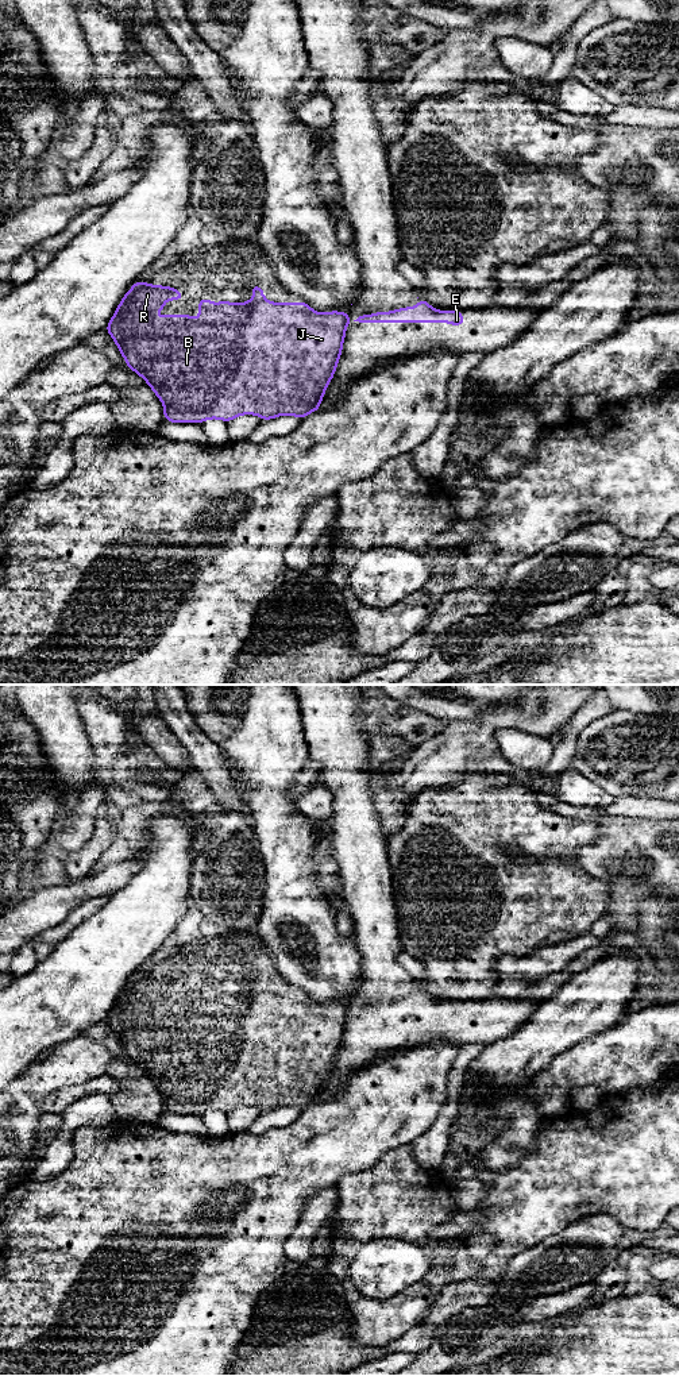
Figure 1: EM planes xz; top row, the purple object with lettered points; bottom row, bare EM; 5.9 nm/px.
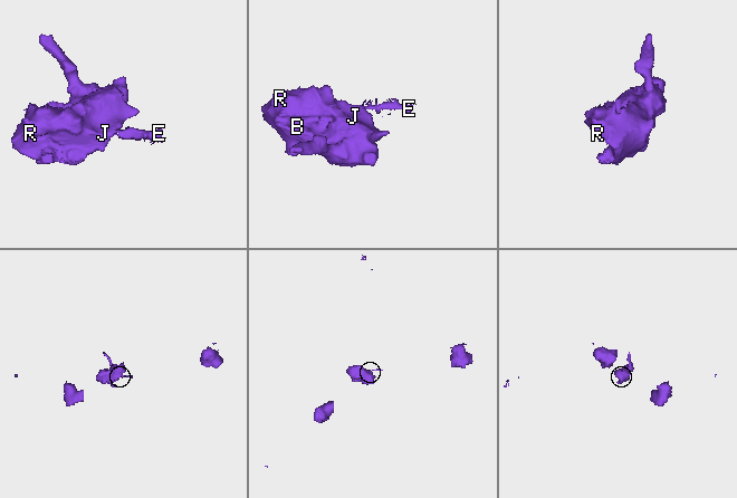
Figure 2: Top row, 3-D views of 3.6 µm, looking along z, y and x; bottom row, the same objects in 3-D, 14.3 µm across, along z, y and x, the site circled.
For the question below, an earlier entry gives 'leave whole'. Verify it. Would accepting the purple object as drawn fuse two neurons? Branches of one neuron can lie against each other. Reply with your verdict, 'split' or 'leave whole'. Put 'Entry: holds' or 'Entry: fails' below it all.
split
Entry: fails

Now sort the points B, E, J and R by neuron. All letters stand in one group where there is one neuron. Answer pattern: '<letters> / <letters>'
B J R / E

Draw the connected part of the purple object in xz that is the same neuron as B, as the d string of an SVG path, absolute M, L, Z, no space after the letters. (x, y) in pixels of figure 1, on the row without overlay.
M135 972L120 993L105 1021L119 1038L127 1059L136 1063L162 1092L162 1103L169 1113L200 1115L208 1110L220 1110L228 1114L239 1106L256 1106L263 1111L282 1106L304 1110L319 1102L342 1045L347 1020L346 1005L319 1005L305 994L271 994L263 988L261 978L250 980L254 988L242 995L198 991L197 1011L190 1006L163 1006L159 1010L151 1006L162 1002L166 991L184 990L182 983L171 978Z

